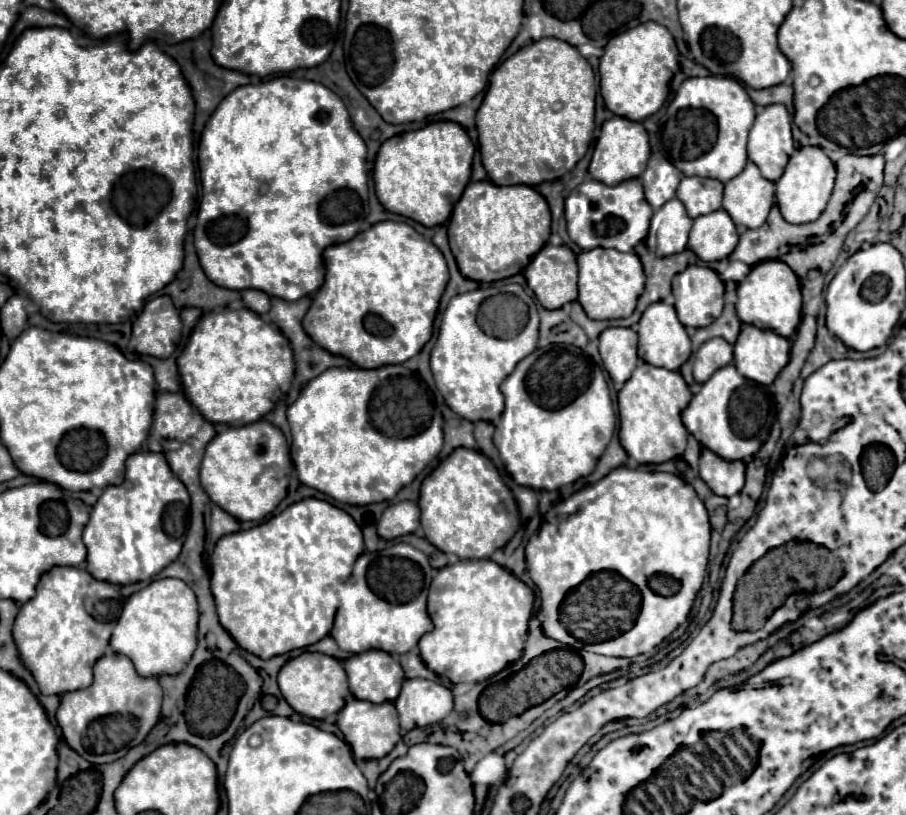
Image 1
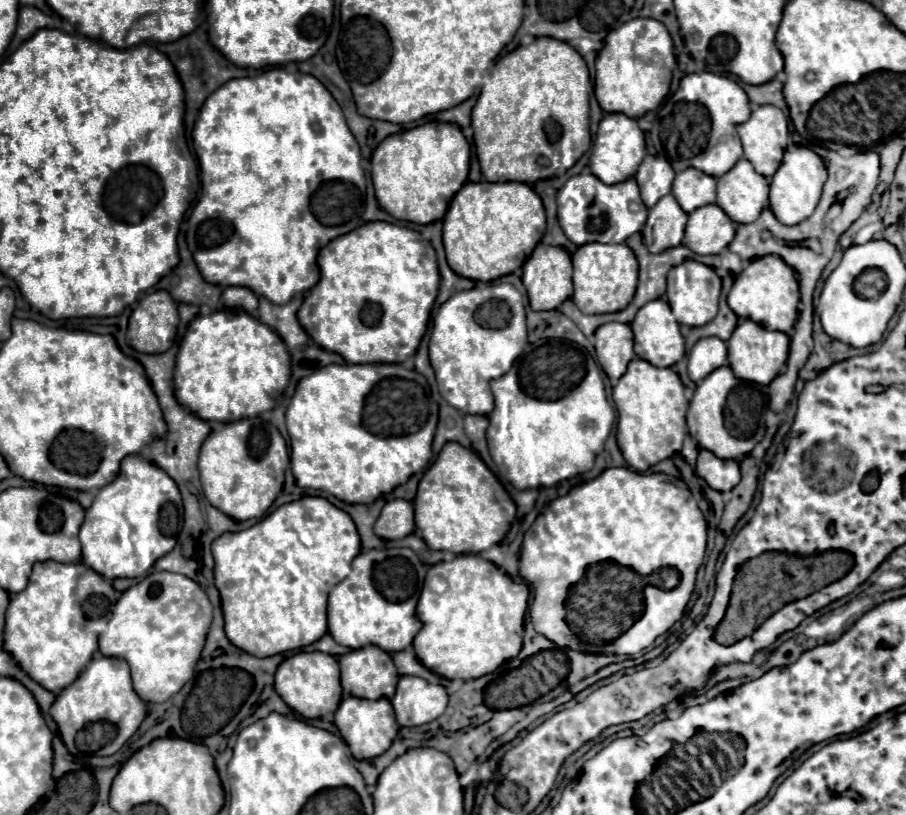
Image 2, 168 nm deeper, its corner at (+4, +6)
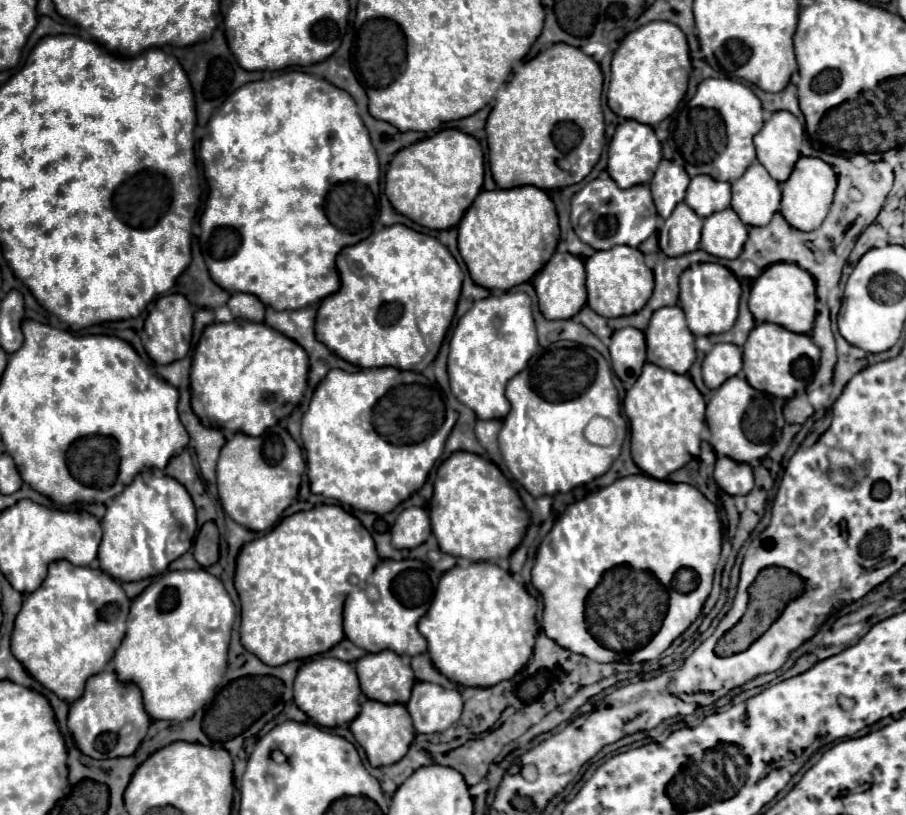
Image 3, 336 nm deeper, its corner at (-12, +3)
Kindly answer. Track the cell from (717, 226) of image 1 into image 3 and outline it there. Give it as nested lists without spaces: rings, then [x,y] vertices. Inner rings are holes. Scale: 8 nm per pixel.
[[[726,208],[704,218],[700,248],[716,258],[734,260],[740,256],[746,238],[748,226],[736,216],[732,208]]]

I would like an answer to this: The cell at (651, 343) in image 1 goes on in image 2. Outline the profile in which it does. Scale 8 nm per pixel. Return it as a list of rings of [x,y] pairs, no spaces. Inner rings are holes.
[[[664,299],[646,303],[638,311],[638,315],[630,323],[630,327],[634,331],[634,351],[640,359],[646,359],[656,367],[672,367],[674,363],[678,363],[684,357],[684,337],[680,333],[680,325],[674,319],[670,305]]]

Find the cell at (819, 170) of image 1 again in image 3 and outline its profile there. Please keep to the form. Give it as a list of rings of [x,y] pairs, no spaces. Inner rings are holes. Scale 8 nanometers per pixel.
[[[802,156],[796,162],[790,178],[786,182],[782,182],[780,212],[792,228],[802,230],[802,232],[812,232],[824,222],[824,218],[830,210],[832,198],[834,198],[834,190],[836,190],[836,174],[832,172],[832,168],[820,158]]]

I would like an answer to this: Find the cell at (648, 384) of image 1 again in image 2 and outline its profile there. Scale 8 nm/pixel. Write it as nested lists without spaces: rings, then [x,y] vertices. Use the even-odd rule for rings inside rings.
[[[632,359],[612,393],[617,413],[616,439],[626,463],[634,471],[648,471],[652,465],[680,453],[686,435],[684,421],[689,401],[680,377],[670,367],[654,367],[644,359]]]

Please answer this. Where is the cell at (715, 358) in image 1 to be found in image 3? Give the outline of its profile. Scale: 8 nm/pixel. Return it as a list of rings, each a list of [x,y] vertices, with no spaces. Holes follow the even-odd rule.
[[[716,344],[702,362],[702,376],[708,388],[718,388],[724,380],[742,370],[742,350],[734,344]]]

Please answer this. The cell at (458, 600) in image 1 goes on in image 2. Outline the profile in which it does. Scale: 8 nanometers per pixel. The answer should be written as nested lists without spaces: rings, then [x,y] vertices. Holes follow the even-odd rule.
[[[458,555],[448,563],[436,563],[428,571],[428,581],[432,577],[442,577],[446,581],[444,593],[434,593],[426,583],[420,599],[416,617],[422,621],[422,629],[414,637],[414,651],[424,667],[446,679],[478,679],[492,673],[504,661],[516,657],[522,647],[524,637],[524,613],[528,607],[528,585],[512,581],[502,569],[486,561],[480,555]]]

